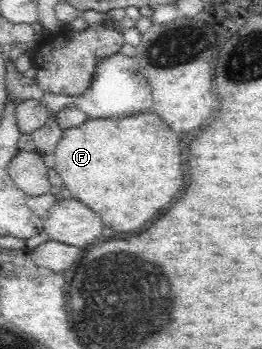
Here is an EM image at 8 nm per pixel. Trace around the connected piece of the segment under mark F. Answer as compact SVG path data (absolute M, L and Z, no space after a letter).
M154 112L124 120L88 120L76 129L68 129L58 141L52 159L73 199L97 213L104 225L116 233L140 233L170 207L168 201L174 201L184 187L180 137Z

